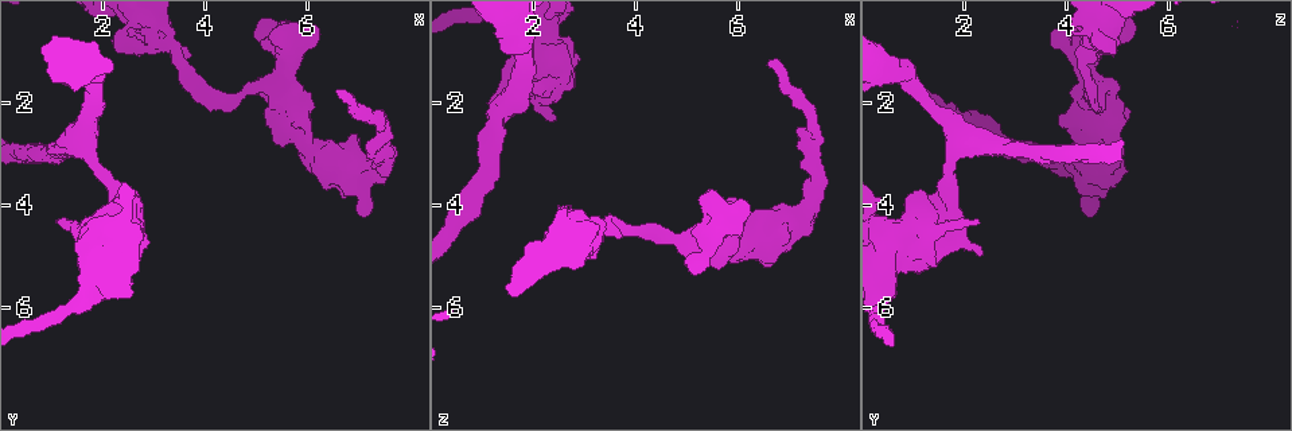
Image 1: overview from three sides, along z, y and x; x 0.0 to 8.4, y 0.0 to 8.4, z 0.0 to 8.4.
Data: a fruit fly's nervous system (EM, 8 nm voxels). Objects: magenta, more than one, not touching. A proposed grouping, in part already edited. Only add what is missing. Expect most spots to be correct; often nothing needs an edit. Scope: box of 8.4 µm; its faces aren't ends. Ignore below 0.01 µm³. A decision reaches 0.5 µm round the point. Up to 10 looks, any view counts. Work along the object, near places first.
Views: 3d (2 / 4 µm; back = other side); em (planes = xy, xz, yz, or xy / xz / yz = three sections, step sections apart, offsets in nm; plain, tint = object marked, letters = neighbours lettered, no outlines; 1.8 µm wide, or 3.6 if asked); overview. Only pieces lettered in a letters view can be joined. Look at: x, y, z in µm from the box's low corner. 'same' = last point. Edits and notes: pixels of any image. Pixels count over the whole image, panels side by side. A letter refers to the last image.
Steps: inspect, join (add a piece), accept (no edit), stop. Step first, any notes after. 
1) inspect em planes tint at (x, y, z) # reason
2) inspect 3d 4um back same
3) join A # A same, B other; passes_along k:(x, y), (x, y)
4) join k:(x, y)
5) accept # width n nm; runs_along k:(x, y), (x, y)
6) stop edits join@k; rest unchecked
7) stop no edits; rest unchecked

inspect em 3.6um planes plain at (5.40, 1.75, 4.55)

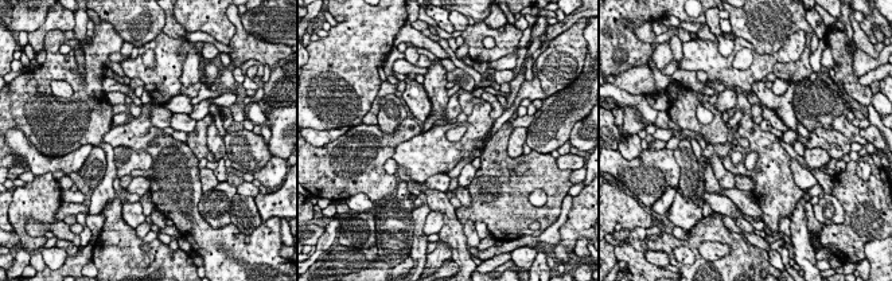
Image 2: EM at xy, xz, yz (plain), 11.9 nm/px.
inspect em 3.6um planes letters same

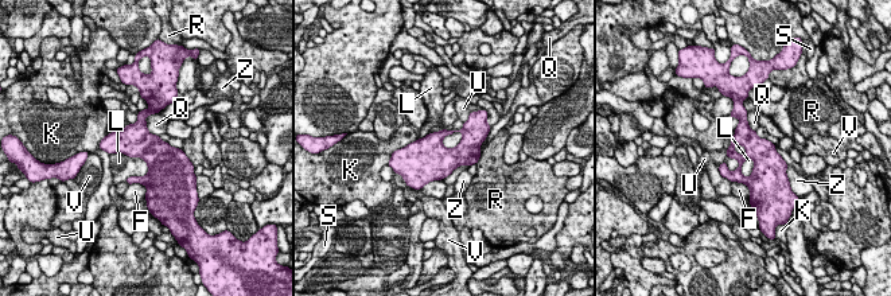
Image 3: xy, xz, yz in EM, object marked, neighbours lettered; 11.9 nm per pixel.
accept # F other, K other, L other, Q other, R other, S other, U other, V other, Z other; runs_along 3:(738, 110), (759, 154), (754, 186); no lettered piece goes on from it

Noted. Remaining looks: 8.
inspect em planes letters at (6.65, 1.80, 1.25) # an open end

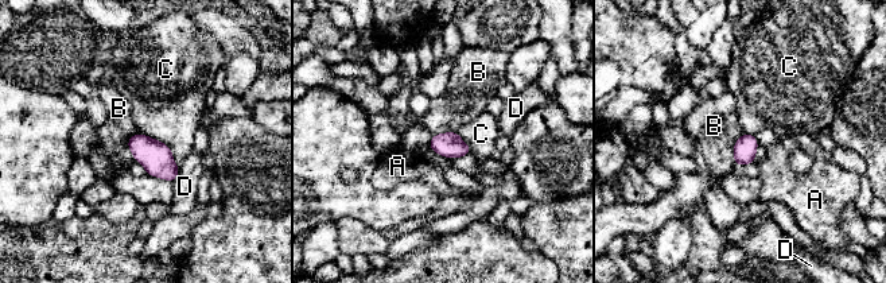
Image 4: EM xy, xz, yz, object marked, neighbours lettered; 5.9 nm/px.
accept # longest_contact C 320 nm; A other, B other, C other, D other; no lettered piece goes on from it

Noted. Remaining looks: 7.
inspect 3d 4um back at (1.20, 4.35, 2.35) # branch stops here

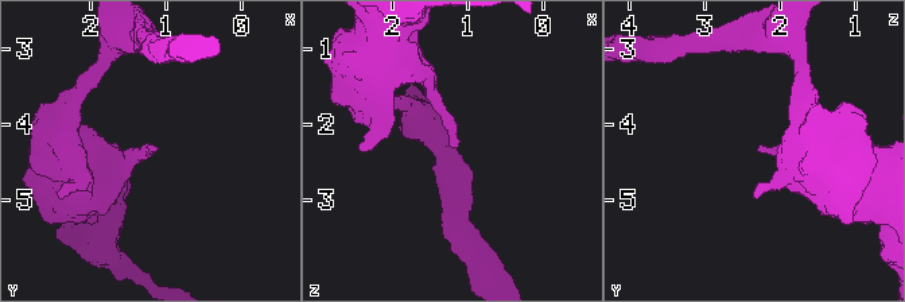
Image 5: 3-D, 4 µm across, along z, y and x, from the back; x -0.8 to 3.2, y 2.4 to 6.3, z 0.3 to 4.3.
inspect em planes letters at (1.15, 4.30, 2.35) # shape alone is not enough

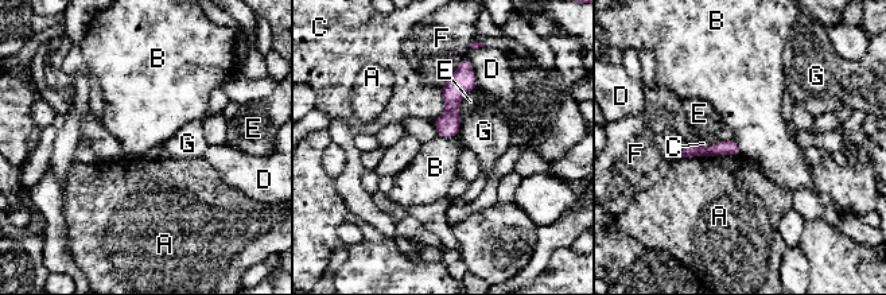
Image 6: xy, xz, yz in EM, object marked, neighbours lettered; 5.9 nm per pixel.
accept # A other, B other, C other, D other, E other, F other, G other; none of them fits

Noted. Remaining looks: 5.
inspect 3d 4um at (2.85, 0.80, 4.15) # thick end

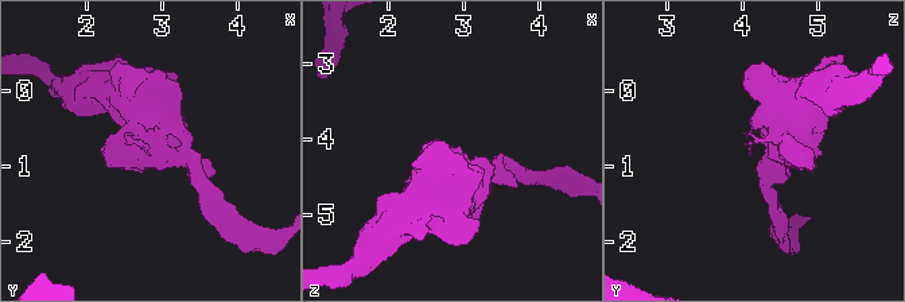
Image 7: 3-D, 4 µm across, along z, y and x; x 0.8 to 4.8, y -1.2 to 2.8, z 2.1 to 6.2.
inspect em 3.6um xy step 8 letters at (2.85, 0.80, 4.10)

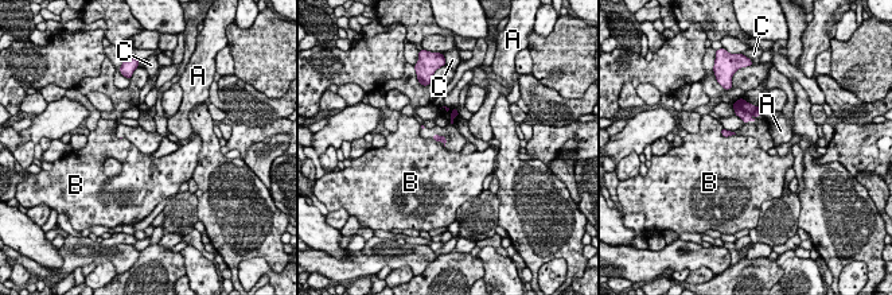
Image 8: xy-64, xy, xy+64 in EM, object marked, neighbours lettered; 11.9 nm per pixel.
accept # A other, B other, C other; border 8:(720, 128), (724, 136), (735, 135); none of them fits

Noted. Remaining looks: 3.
stop no edits; rest unchecked

